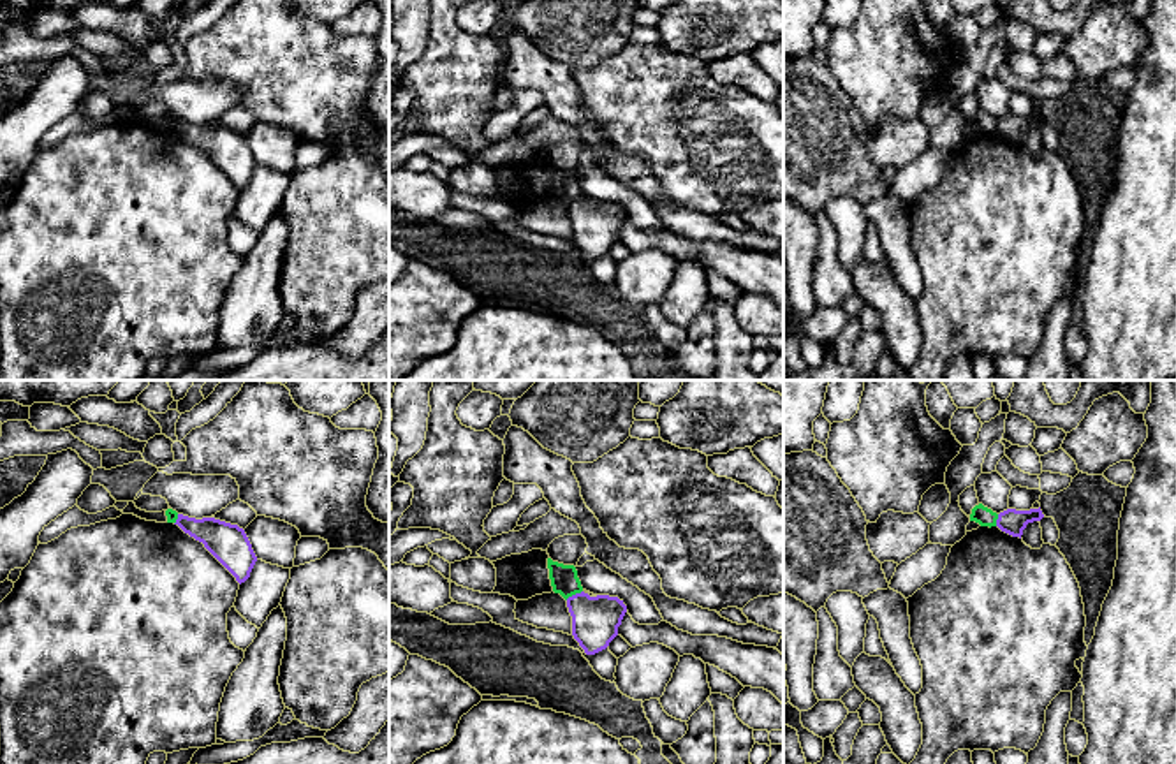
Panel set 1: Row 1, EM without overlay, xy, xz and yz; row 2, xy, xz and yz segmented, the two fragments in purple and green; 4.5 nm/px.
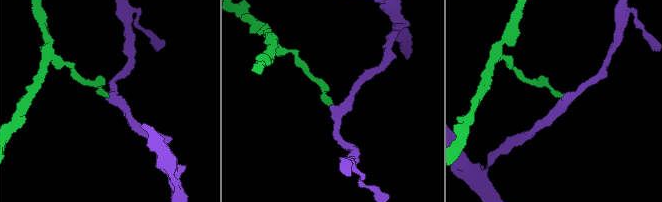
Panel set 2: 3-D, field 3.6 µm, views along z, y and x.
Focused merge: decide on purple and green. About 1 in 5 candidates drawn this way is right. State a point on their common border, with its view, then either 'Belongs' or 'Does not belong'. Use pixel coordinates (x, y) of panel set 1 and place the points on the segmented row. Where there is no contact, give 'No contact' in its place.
Touches purple at xz (573, 595). Does not belong

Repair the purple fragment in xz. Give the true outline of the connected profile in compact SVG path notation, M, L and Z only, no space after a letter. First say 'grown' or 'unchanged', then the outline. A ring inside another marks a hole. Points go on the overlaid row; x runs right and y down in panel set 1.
unchanged | M581 591L567 599L572 616L572 635L586 655L595 655L618 635L627 606L618 597L590 597Z

